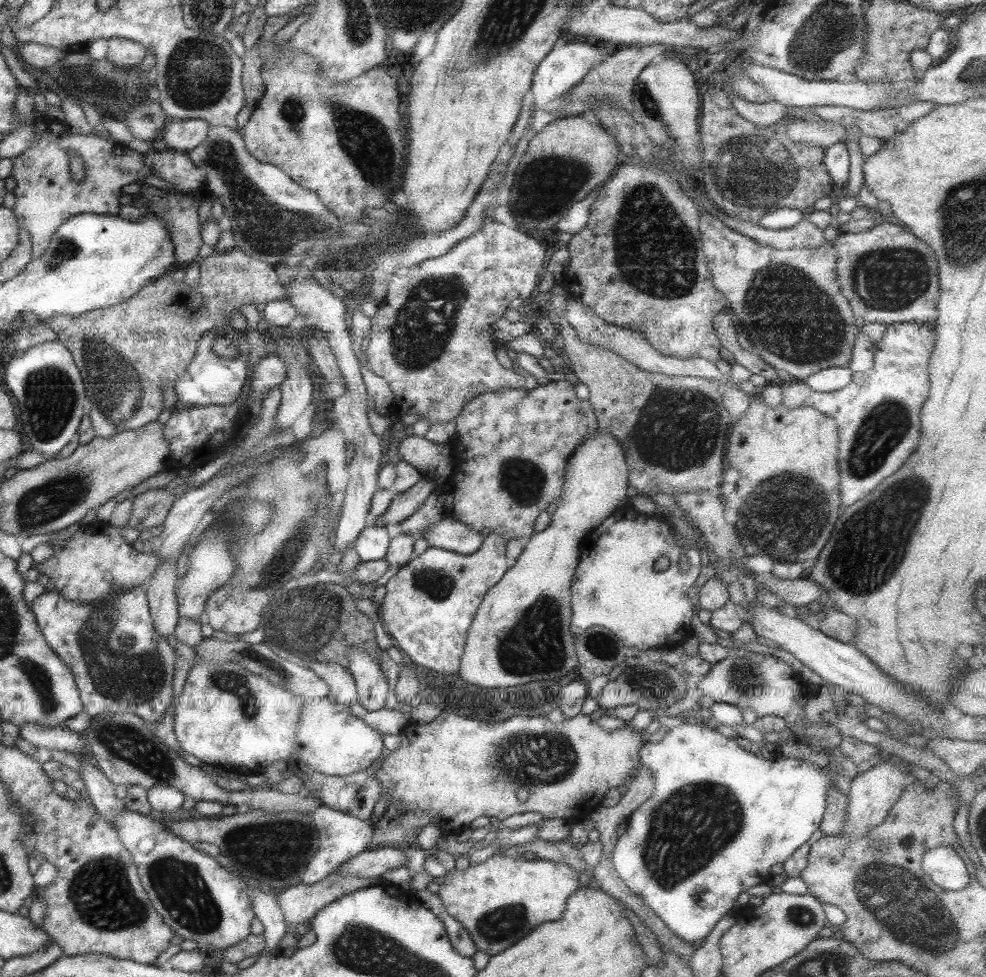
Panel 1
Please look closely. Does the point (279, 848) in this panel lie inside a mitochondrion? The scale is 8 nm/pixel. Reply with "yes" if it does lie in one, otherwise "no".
yes

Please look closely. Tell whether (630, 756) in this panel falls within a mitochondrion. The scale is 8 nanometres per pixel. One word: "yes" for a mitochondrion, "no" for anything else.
no

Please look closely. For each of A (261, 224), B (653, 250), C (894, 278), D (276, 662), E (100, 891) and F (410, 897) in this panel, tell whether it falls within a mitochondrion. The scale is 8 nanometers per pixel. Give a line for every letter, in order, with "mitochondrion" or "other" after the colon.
A: mitochondrion
B: mitochondrion
C: mitochondrion
D: mitochondrion
E: mitochondrion
F: other

